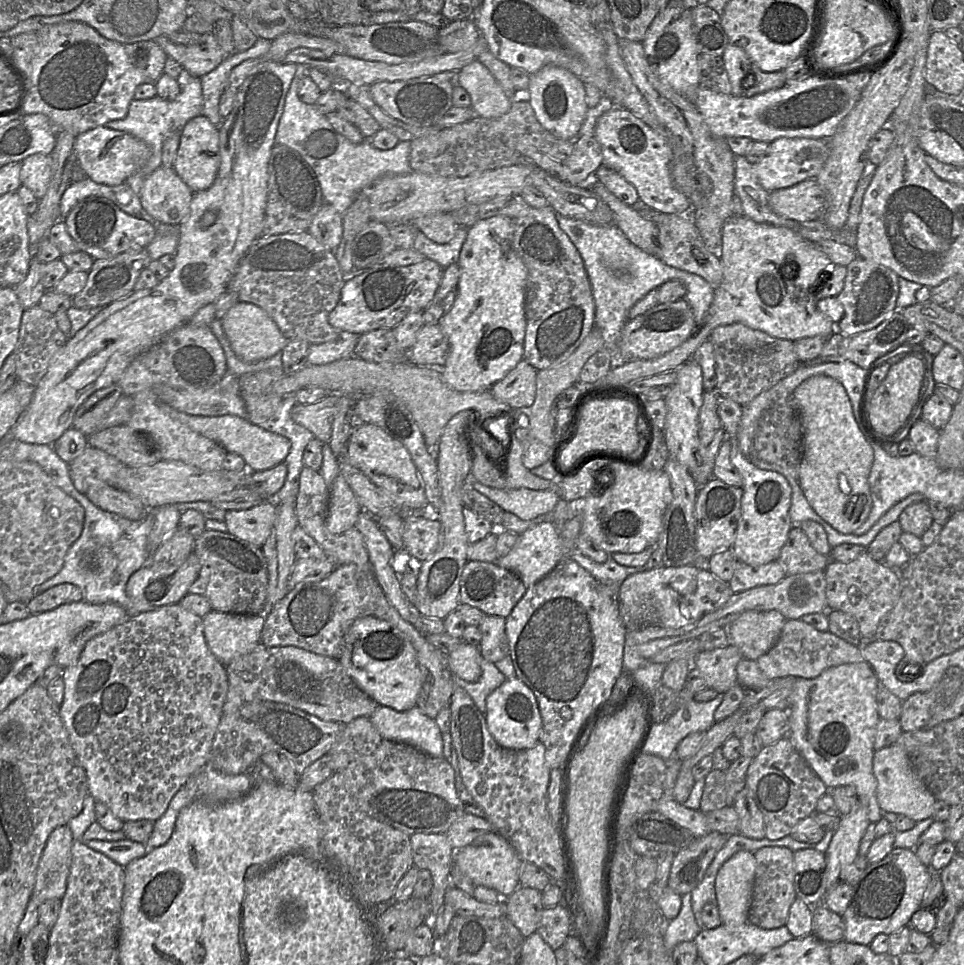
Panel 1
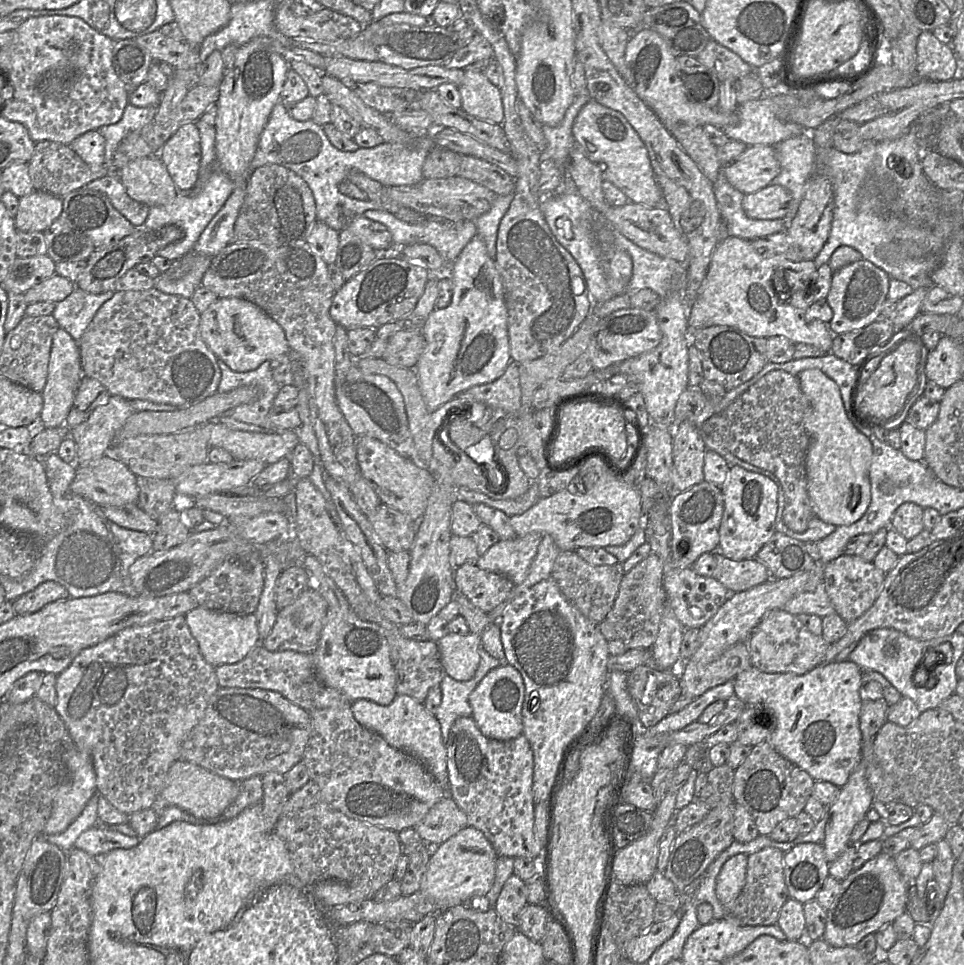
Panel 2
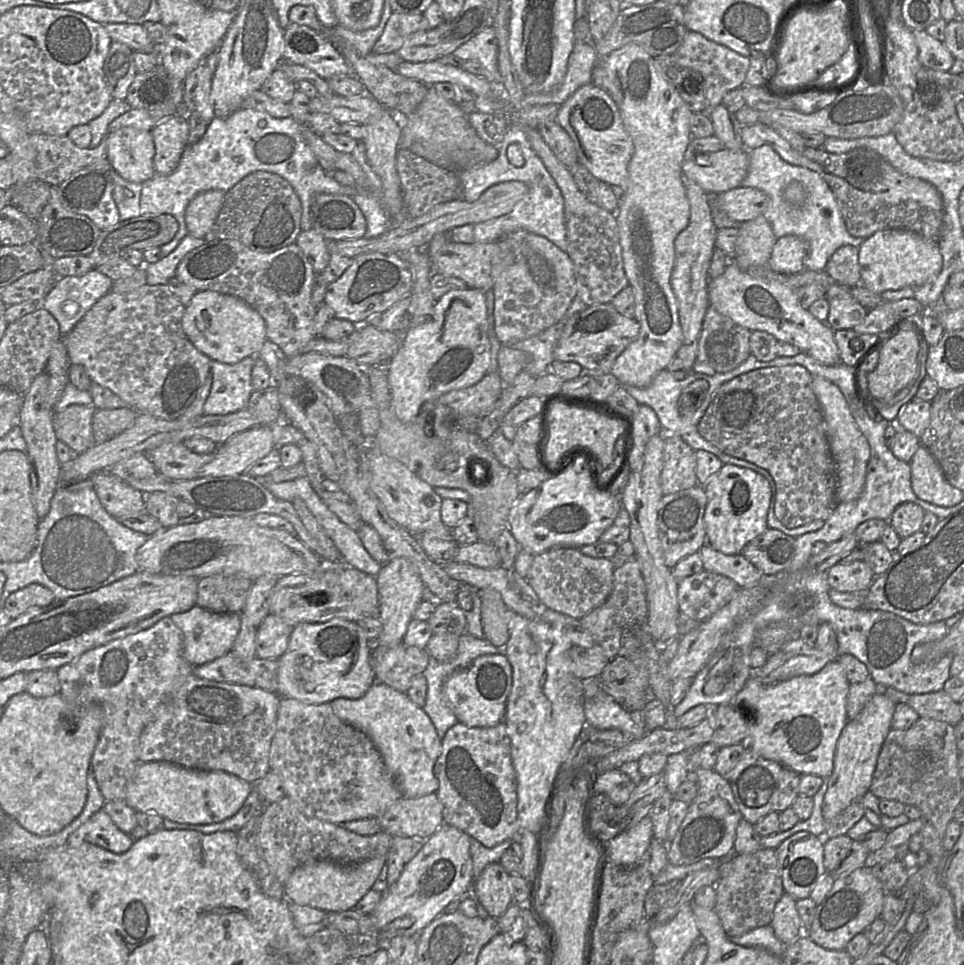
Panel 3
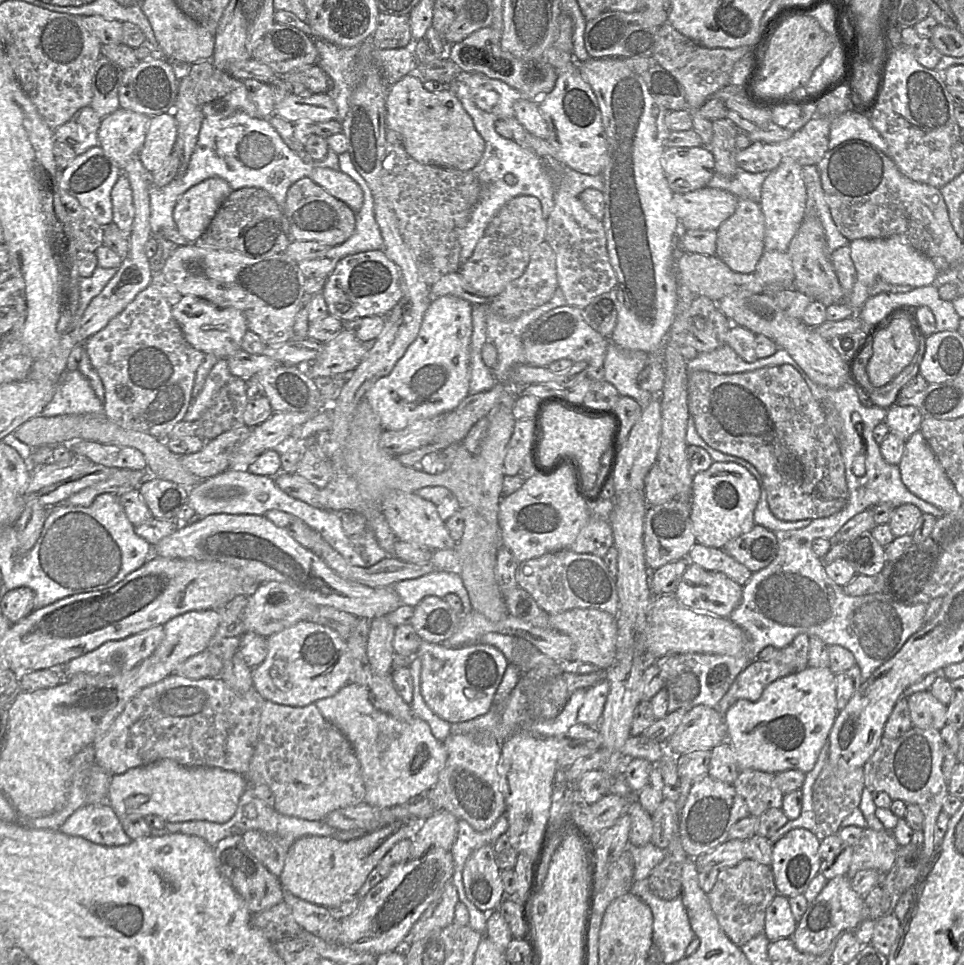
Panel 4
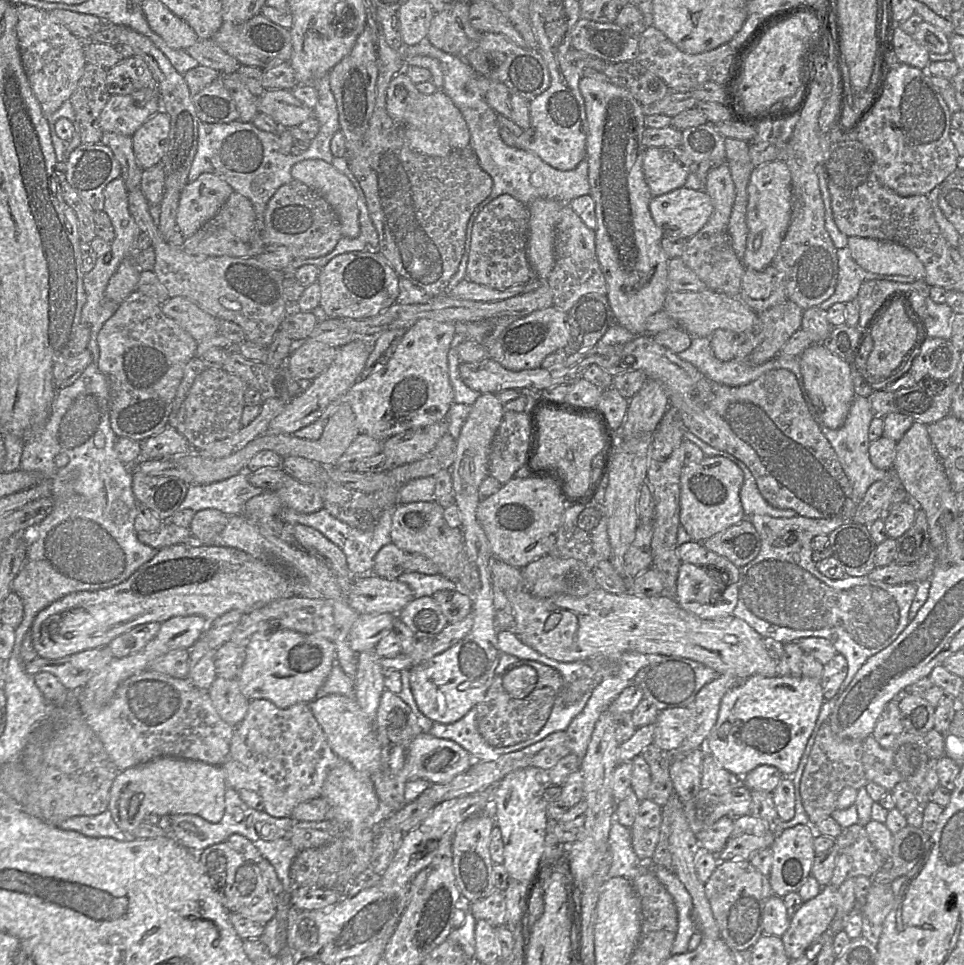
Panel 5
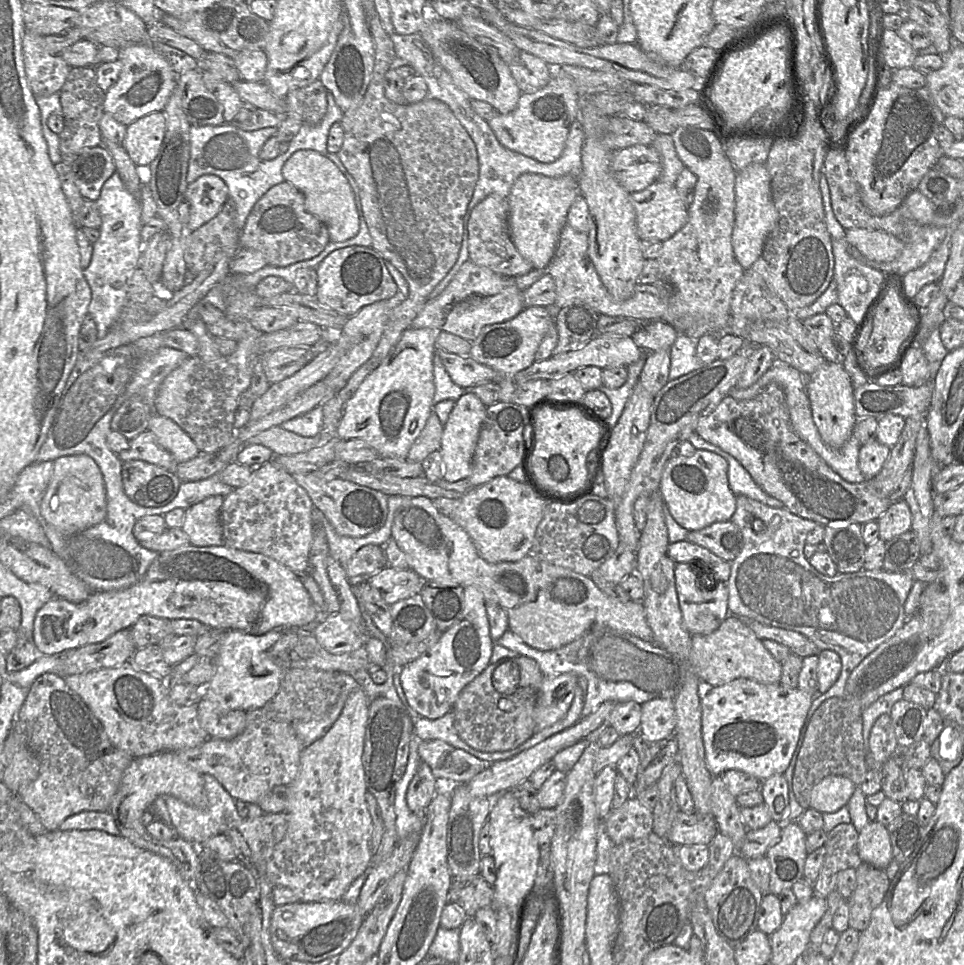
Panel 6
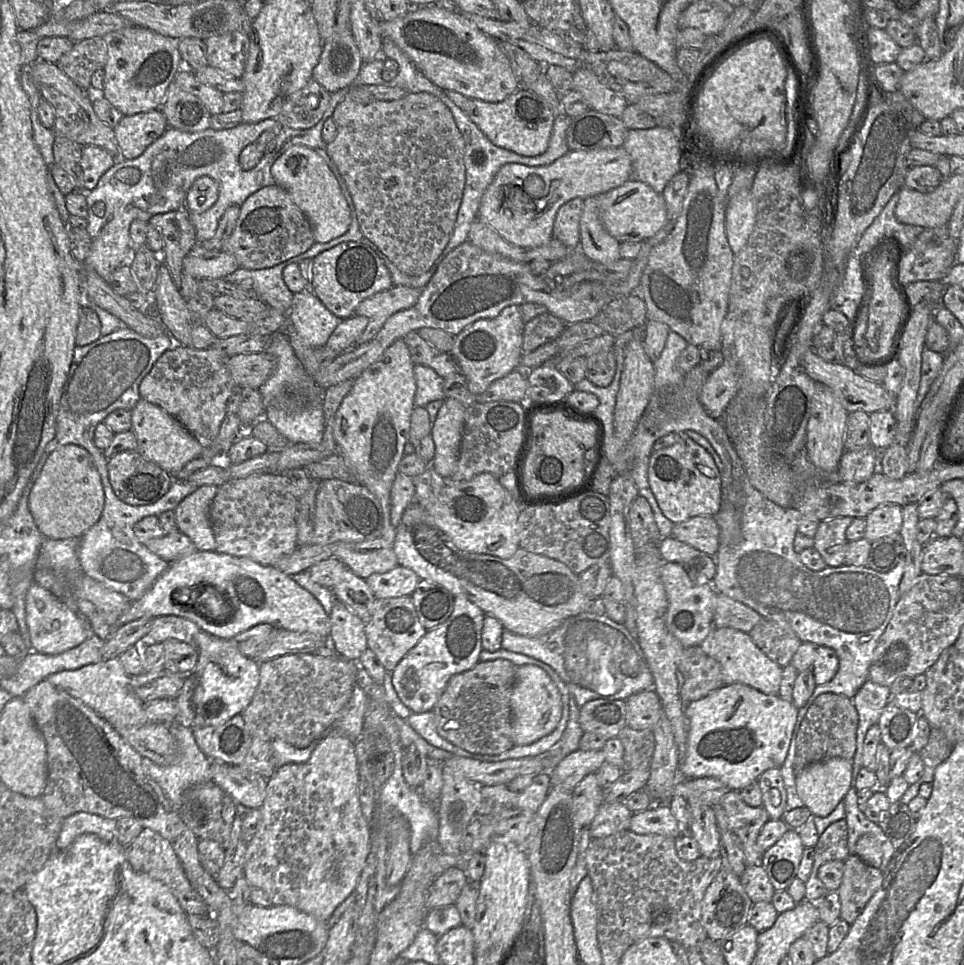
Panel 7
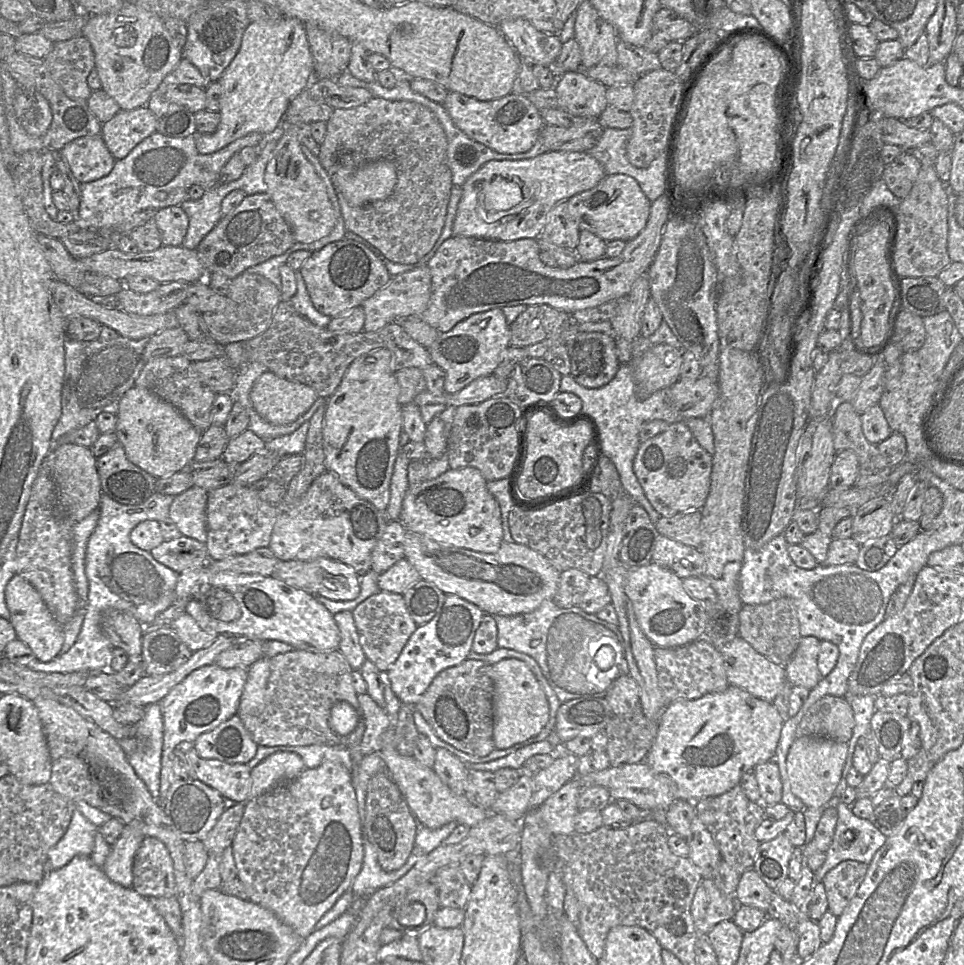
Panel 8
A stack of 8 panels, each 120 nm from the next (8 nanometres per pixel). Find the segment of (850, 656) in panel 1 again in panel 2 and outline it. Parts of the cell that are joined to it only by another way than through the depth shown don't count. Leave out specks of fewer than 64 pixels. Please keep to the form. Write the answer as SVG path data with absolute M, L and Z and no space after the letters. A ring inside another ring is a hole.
M784 610L769 612L743 643L746 643L749 649L752 665L766 673L804 674L824 663L826 651L830 646L821 635L812 634L795 615Z

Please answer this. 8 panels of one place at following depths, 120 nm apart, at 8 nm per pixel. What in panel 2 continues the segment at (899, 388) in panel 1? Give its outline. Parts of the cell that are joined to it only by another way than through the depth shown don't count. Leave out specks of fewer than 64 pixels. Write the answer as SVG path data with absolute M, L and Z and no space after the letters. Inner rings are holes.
M903 330L896 332L894 337L883 347L887 349L877 359L880 364L868 380L862 384L861 391L857 397L857 406L861 413L887 419L892 416L903 422L910 407L923 394L928 381L925 373L927 348L919 341L911 337L896 339L903 333Z

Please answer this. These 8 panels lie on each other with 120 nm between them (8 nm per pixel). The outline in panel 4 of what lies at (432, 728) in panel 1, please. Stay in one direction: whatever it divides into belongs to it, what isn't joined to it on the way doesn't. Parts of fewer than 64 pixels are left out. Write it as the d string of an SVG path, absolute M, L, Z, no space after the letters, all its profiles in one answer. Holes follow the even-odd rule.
M348 683L336 694L320 699L314 704L322 716L335 725L350 742L361 769L365 804L378 807L403 804L420 793L426 793L437 783L439 773L447 761L447 750L443 741L434 737L424 720L414 717L411 721L402 721L381 712L372 704L369 690L355 683Z

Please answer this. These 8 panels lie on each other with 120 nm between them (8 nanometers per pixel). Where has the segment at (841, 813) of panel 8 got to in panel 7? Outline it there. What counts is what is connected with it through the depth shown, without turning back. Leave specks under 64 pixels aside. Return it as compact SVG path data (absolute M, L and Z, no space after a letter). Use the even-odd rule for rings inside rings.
M852 786L844 797L846 813L845 820L848 827L847 844L849 853L854 854L856 843L862 835L873 835L881 844L883 857L882 864L879 869L884 871L894 858L895 849L879 824L870 821L861 810L860 806L858 805L857 791L857 788Z

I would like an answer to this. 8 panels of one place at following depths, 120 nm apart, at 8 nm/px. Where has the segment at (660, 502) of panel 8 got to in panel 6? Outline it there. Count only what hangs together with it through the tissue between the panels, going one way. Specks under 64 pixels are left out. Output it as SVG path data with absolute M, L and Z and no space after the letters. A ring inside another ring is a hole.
M696 449L691 456L671 457L665 464L658 492L675 521L687 529L703 529L715 522L730 521L736 496L728 483L727 461L710 451Z

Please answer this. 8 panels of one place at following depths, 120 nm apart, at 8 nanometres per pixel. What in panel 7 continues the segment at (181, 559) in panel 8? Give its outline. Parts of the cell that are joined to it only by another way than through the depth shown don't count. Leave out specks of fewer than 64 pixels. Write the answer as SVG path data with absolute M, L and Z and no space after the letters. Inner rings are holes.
M180 531L150 539L144 546L168 563L172 563L197 550L191 539Z

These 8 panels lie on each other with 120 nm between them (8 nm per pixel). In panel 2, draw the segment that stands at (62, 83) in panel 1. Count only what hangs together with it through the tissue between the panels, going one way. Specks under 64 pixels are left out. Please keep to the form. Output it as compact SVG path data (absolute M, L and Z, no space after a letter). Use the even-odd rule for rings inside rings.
M32 17L14 30L10 43L10 70L4 69L10 85L10 99L1 117L22 124L35 142L53 141L70 145L78 136L117 123L129 104L129 93L112 65L115 40L90 27L78 17Z

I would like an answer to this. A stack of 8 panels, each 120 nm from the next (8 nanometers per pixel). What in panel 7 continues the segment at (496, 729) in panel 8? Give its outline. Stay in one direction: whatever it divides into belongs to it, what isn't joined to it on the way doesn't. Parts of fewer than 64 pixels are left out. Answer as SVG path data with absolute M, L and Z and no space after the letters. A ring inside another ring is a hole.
M533 664L517 666L511 708L514 745L528 745L548 735L558 725L562 717L561 694L551 677L542 668Z

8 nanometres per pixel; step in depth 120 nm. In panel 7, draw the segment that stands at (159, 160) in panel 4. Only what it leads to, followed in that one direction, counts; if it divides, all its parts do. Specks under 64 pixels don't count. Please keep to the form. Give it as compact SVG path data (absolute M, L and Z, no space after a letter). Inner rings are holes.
M160 109L123 115L113 128L121 158L139 157L168 128L166 117Z

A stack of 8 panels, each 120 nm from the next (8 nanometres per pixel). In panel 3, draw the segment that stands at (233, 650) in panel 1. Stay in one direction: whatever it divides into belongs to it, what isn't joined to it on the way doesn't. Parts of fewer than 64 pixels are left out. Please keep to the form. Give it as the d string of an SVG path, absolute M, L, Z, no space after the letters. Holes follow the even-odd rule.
M195 605L190 610L170 616L183 633L183 655L193 667L211 662L229 653L241 629L239 614L215 613Z

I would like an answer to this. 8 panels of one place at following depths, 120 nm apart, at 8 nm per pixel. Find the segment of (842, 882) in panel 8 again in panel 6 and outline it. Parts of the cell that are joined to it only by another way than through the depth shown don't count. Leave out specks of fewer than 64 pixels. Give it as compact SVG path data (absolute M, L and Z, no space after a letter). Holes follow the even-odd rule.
M861 863L856 869L856 887L847 900L850 909L849 927L862 932L873 911L881 904L890 886L890 880L882 869Z

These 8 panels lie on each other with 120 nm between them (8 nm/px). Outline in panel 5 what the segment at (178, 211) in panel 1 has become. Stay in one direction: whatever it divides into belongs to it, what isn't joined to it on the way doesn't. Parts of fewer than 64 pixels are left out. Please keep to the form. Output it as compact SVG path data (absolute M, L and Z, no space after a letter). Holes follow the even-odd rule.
M148 92L110 95L101 111L99 125L102 132L131 137L148 118L160 110L160 97Z

